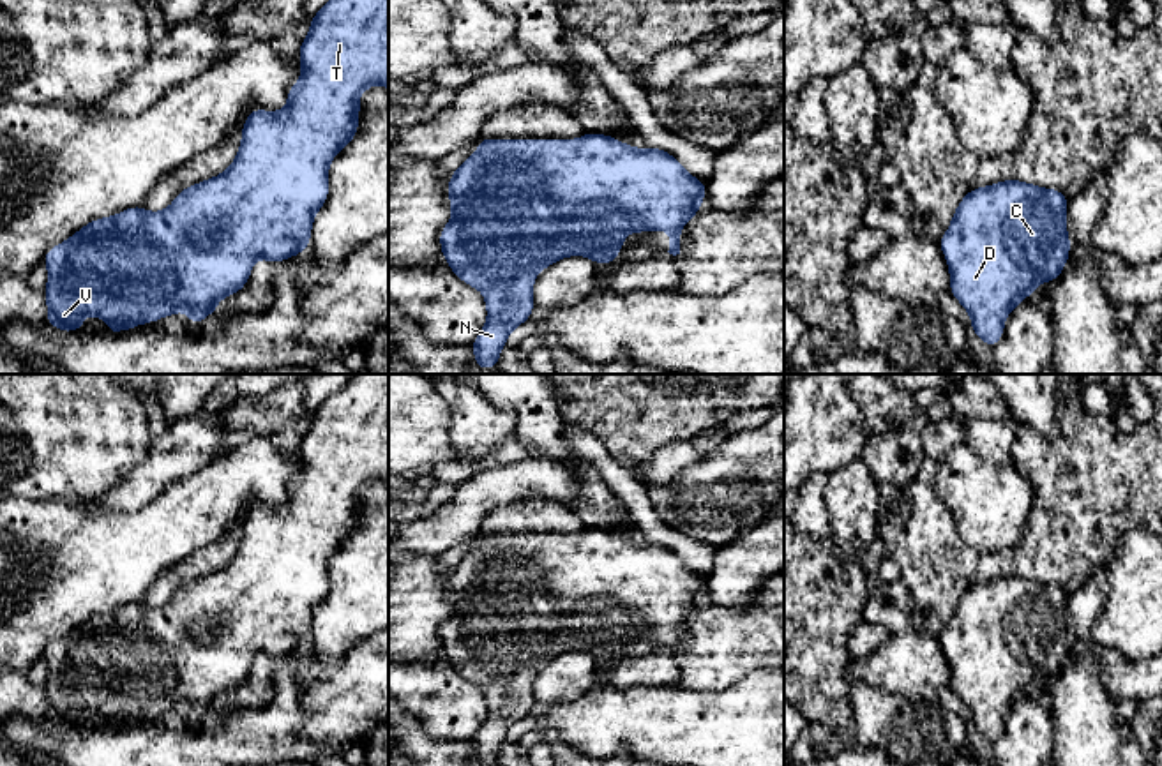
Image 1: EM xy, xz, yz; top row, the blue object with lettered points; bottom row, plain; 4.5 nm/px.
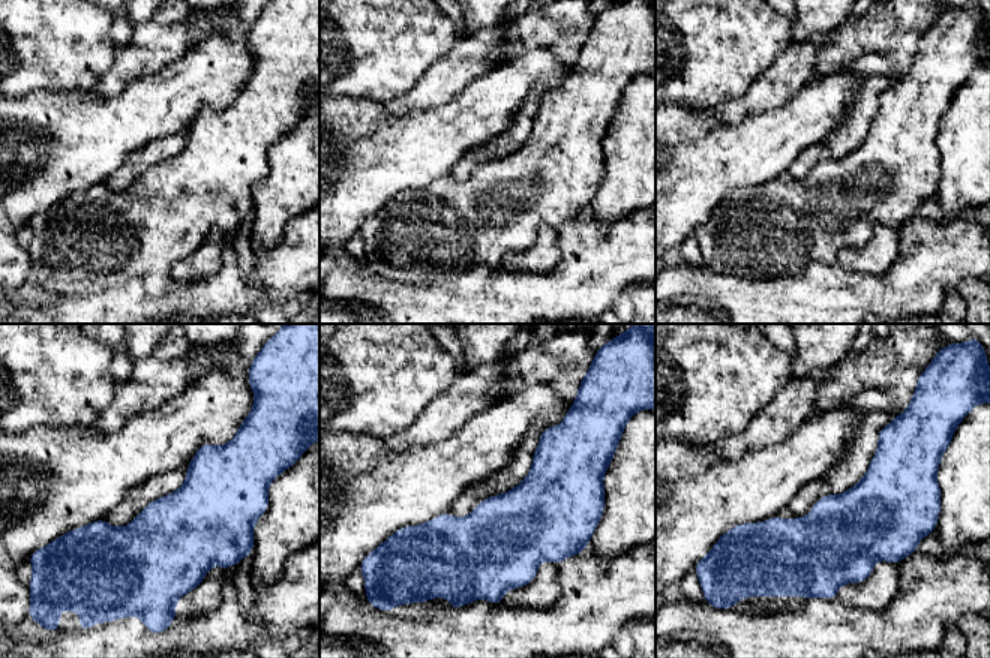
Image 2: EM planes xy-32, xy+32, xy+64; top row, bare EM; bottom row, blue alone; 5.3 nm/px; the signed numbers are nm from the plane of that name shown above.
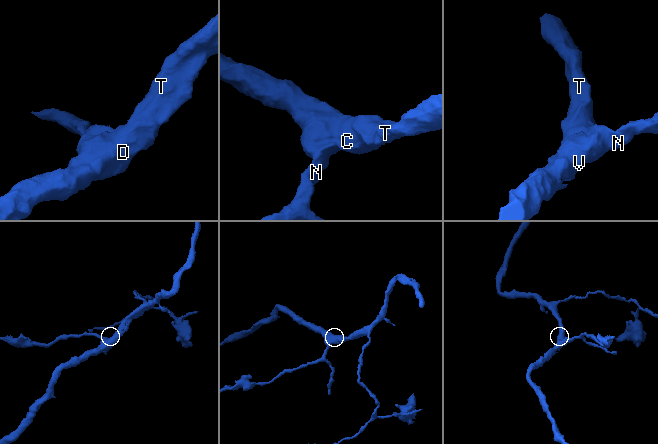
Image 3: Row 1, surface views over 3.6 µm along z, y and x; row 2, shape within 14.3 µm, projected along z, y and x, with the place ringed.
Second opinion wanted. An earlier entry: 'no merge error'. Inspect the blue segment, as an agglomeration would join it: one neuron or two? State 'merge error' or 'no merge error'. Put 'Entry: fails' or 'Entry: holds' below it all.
no merge error
Entry: holds

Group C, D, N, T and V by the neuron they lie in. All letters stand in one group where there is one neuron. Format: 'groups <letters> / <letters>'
groups C D N T V

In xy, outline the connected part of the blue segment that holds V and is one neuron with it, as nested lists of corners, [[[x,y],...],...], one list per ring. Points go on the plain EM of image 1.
[[[351,374],[313,411],[298,452],[302,471],[288,485],[288,499],[275,508],[249,508],[238,549],[224,568],[185,582],[162,607],[147,607],[140,600],[95,614],[46,648],[46,717],[51,722],[67,729],[79,725],[87,708],[106,713],[108,729],[178,706],[185,706],[191,718],[201,718],[217,706],[221,694],[245,681],[258,653],[277,658],[307,644],[314,611],[328,593],[328,559],[357,531],[358,492],[373,480],[389,484],[389,374]]]

